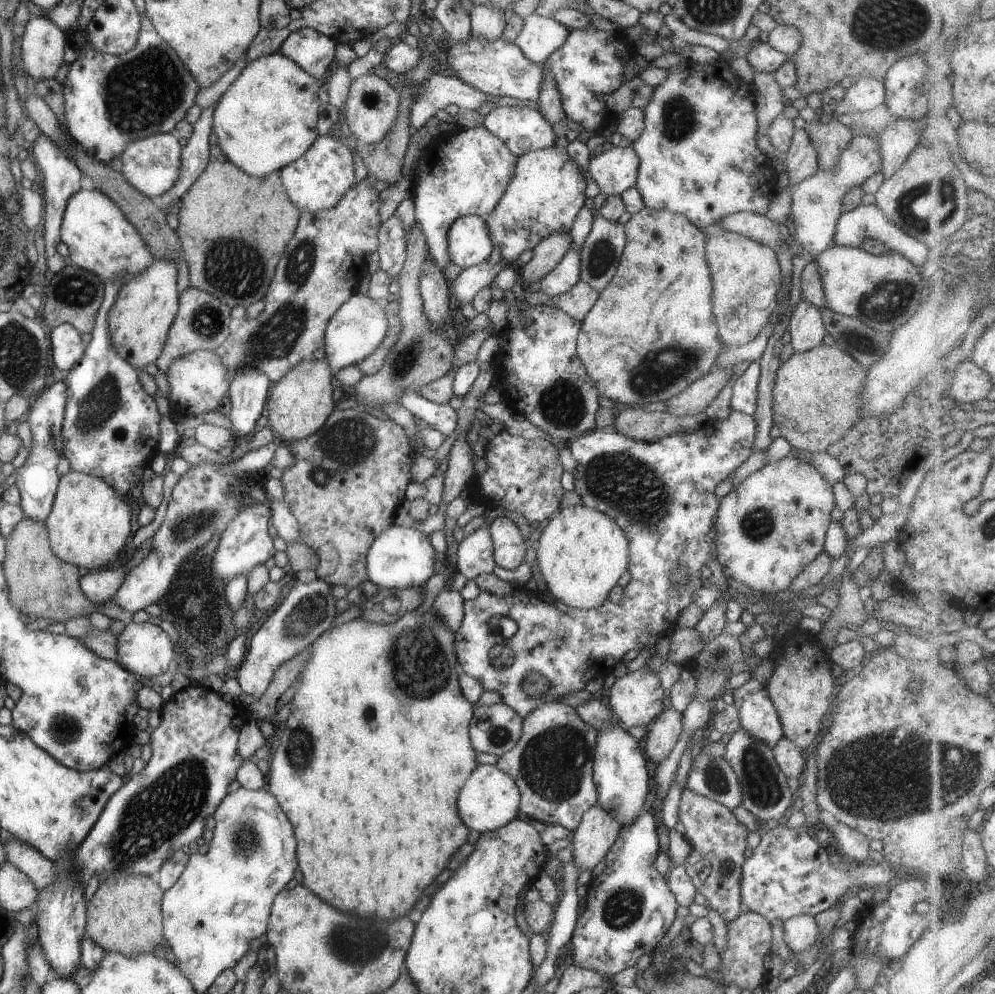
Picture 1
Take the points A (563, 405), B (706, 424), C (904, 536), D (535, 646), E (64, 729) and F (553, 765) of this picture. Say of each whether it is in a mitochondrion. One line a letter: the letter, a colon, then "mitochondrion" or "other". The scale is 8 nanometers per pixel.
A: mitochondrion
B: other
C: other
D: other
E: mitochondrion
F: mitochondrion

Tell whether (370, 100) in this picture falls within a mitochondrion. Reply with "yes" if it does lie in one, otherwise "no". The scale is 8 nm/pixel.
yes

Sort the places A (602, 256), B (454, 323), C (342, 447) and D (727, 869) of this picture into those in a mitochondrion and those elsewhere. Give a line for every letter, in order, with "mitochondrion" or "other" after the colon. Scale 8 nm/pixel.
A: mitochondrion
B: other
C: mitochondrion
D: other

